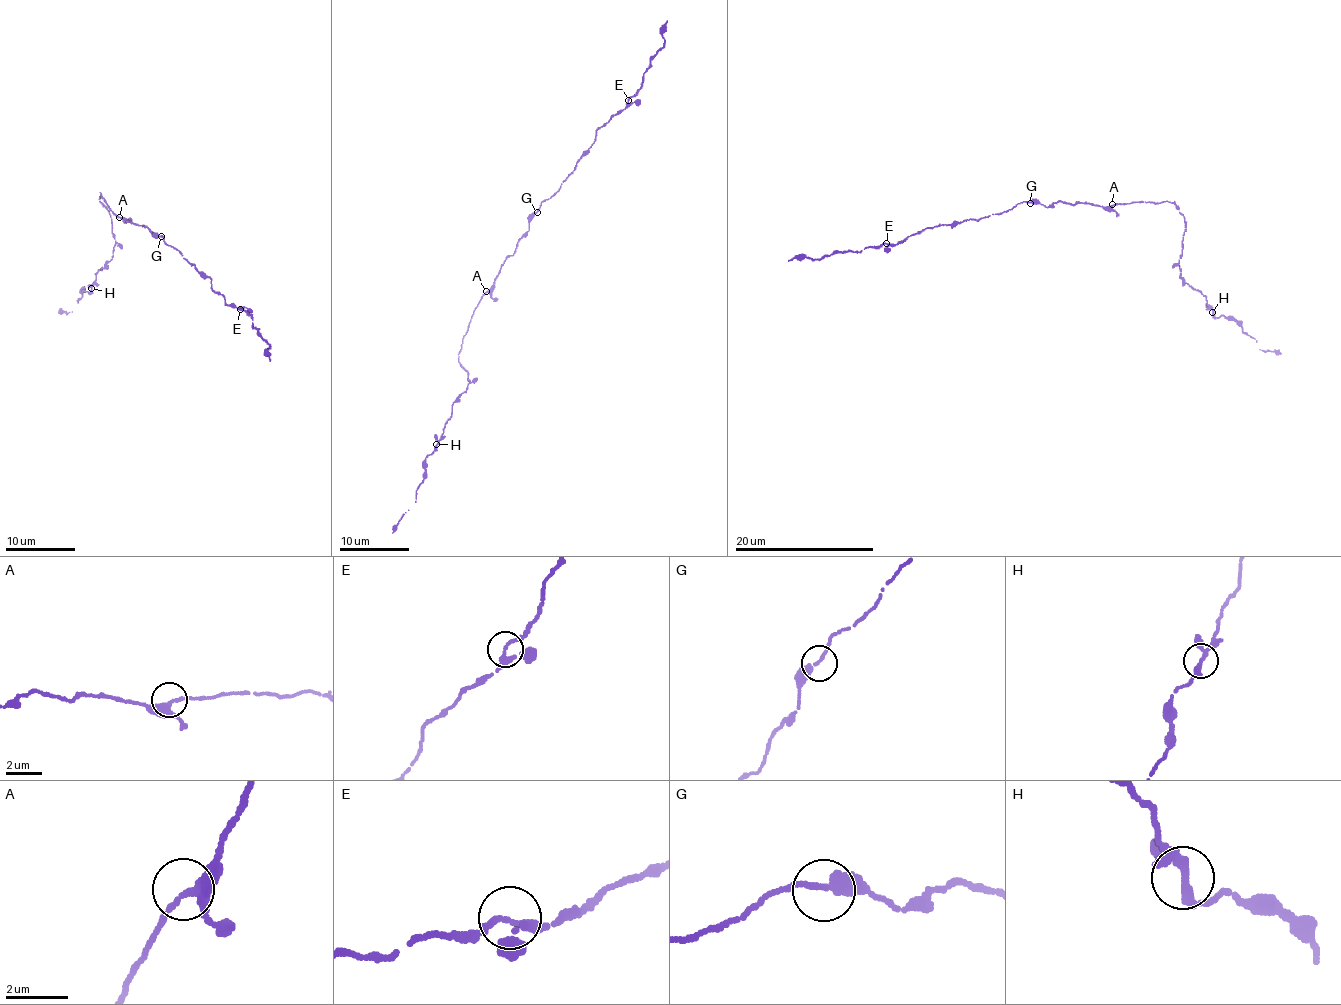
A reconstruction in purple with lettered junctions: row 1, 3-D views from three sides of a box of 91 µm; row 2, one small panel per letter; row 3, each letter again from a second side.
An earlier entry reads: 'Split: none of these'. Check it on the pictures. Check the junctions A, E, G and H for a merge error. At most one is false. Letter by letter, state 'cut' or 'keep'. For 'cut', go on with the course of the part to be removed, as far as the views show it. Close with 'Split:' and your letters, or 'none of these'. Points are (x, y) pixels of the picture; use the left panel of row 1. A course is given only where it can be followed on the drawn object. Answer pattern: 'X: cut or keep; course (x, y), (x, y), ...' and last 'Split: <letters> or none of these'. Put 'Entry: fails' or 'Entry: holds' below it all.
A: keep
E: keep
G: keep
H: keep
Split: none of these
Entry: holds

